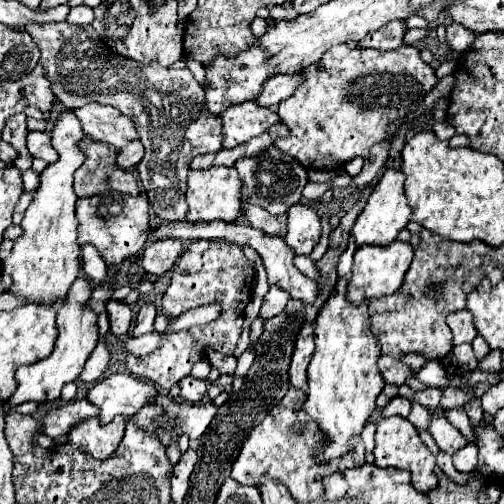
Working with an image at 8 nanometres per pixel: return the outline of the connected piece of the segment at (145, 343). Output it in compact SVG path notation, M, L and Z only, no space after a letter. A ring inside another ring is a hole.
M149 332L145 336L139 336L139 338L129 338L127 344L123 346L125 352L131 352L135 356L145 356L149 352L153 352L155 348L159 348L159 344L165 342L165 336L167 332Z

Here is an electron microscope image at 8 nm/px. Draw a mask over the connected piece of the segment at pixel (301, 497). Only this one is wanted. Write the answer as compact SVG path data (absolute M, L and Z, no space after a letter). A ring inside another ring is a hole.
M291 386L287 394L263 418L263 422L257 424L253 432L249 432L245 444L239 450L237 460L233 462L233 480L257 486L261 476L271 476L283 482L297 502L313 502L323 496L323 476L365 464L365 448L361 438L355 438L355 450L343 456L343 464L317 464L313 460L313 452L323 444L323 436L317 430L317 424L303 412L303 402L305 394L299 388Z

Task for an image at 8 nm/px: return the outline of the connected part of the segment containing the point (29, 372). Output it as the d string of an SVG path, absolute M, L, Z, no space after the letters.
M77 278L75 284L69 288L69 296L67 296L65 306L57 314L57 330L61 330L61 334L55 342L55 350L45 360L39 360L29 366L21 366L15 372L17 388L11 394L11 398L7 400L9 408L15 408L15 406L19 406L23 402L31 402L31 400L33 402L57 400L63 384L79 378L85 360L89 358L89 354L93 352L93 348L97 344L97 314L81 308L81 304L85 304L89 300L89 296L91 296L91 284Z

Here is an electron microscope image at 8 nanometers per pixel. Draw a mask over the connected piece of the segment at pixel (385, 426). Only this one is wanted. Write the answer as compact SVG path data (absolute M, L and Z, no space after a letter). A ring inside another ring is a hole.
M403 416L383 418L377 424L375 432L375 466L379 468L401 468L409 470L413 474L413 486L421 492L427 492L437 486L437 476L433 472L435 468L435 456L429 452L429 448L421 442L417 428Z

